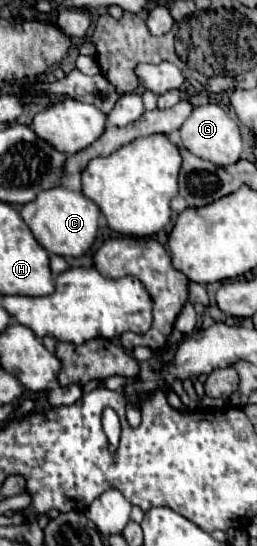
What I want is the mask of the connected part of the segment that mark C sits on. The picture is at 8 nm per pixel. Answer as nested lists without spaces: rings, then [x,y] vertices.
[[[49,188],[47,192],[39,192],[39,196],[31,202],[31,204],[25,204],[21,208],[21,218],[25,220],[25,224],[31,228],[35,240],[49,252],[49,254],[57,254],[57,256],[63,256],[63,258],[79,258],[83,256],[95,242],[97,238],[97,230],[99,230],[99,218],[101,218],[101,210],[99,206],[89,200],[83,192],[71,192],[67,188]]]

